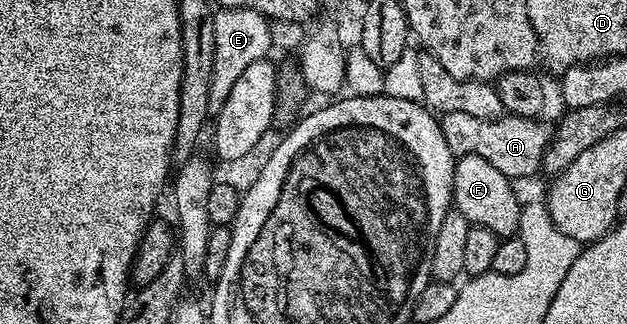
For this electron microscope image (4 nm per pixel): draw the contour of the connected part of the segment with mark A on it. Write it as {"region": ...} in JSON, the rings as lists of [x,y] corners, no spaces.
{"region":[[[448,112],[441,115],[440,121],[442,123],[442,131],[444,132],[444,140],[448,140],[448,148],[453,152],[455,156],[461,156],[463,154],[471,154],[472,156],[481,156],[482,159],[488,160],[488,164],[492,164],[492,168],[497,168],[499,172],[504,172],[504,176],[511,180],[519,180],[518,178],[530,178],[534,173],[539,173],[542,170],[542,157],[547,148],[550,147],[552,141],[552,130],[548,125],[545,126],[545,121],[536,118],[521,118],[515,114],[506,114],[500,118],[481,118],[480,116],[468,116],[464,112]]]}

